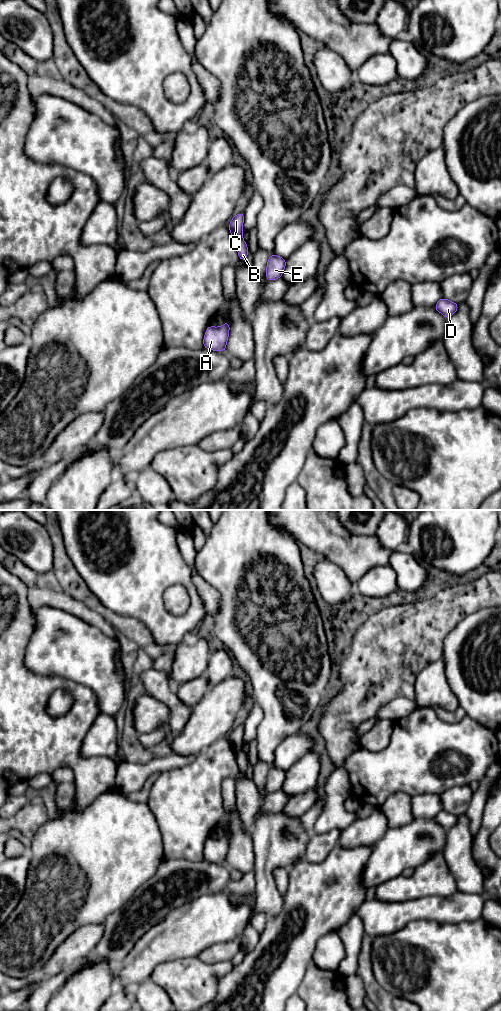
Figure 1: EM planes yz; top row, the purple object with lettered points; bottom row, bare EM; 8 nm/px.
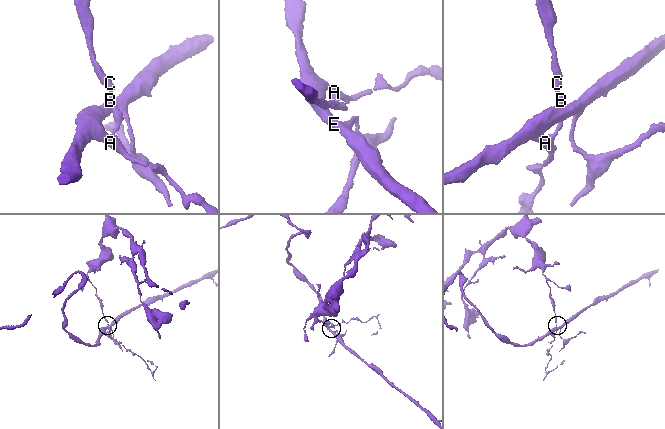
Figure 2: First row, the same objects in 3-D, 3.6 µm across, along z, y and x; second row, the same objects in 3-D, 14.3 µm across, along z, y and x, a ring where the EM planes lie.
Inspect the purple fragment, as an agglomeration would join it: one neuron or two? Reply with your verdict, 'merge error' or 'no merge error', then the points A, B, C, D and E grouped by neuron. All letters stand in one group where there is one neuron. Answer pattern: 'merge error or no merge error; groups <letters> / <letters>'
merge error; groups A B D E / C

